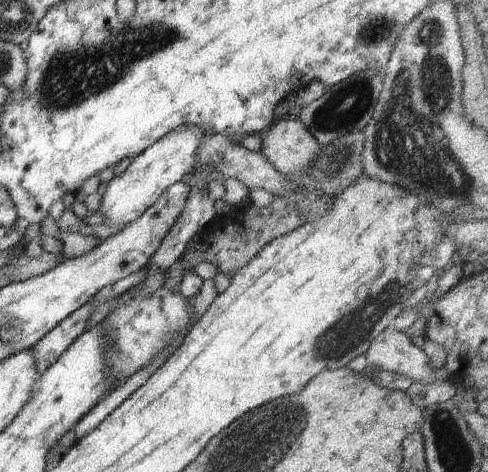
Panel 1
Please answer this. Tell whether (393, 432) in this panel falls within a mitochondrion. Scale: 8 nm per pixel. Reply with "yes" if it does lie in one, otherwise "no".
no

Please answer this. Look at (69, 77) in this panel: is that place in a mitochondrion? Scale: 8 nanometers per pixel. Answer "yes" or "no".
yes

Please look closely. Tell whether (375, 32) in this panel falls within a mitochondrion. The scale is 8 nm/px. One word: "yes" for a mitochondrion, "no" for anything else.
yes

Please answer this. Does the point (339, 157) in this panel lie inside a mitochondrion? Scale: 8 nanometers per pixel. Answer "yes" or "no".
yes

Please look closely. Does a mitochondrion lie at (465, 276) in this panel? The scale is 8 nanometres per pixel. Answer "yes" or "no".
no

